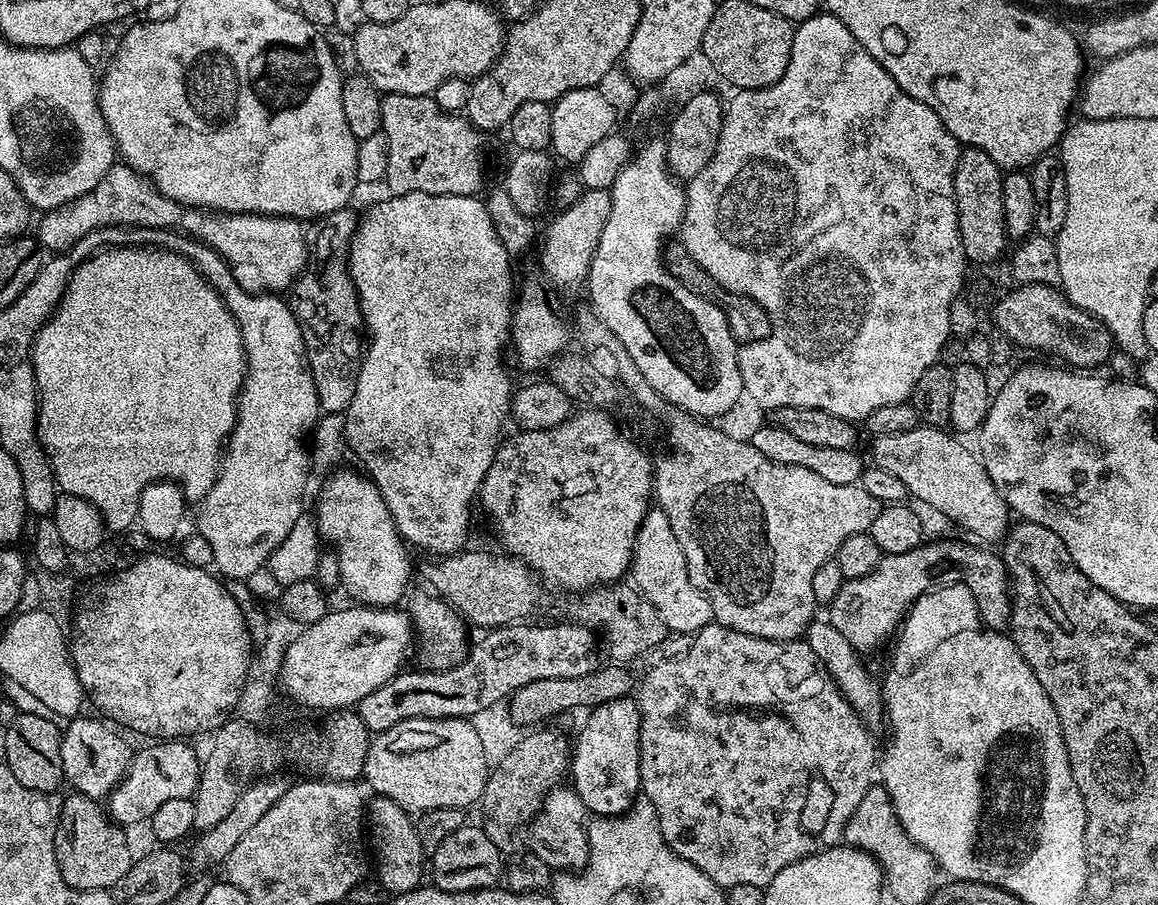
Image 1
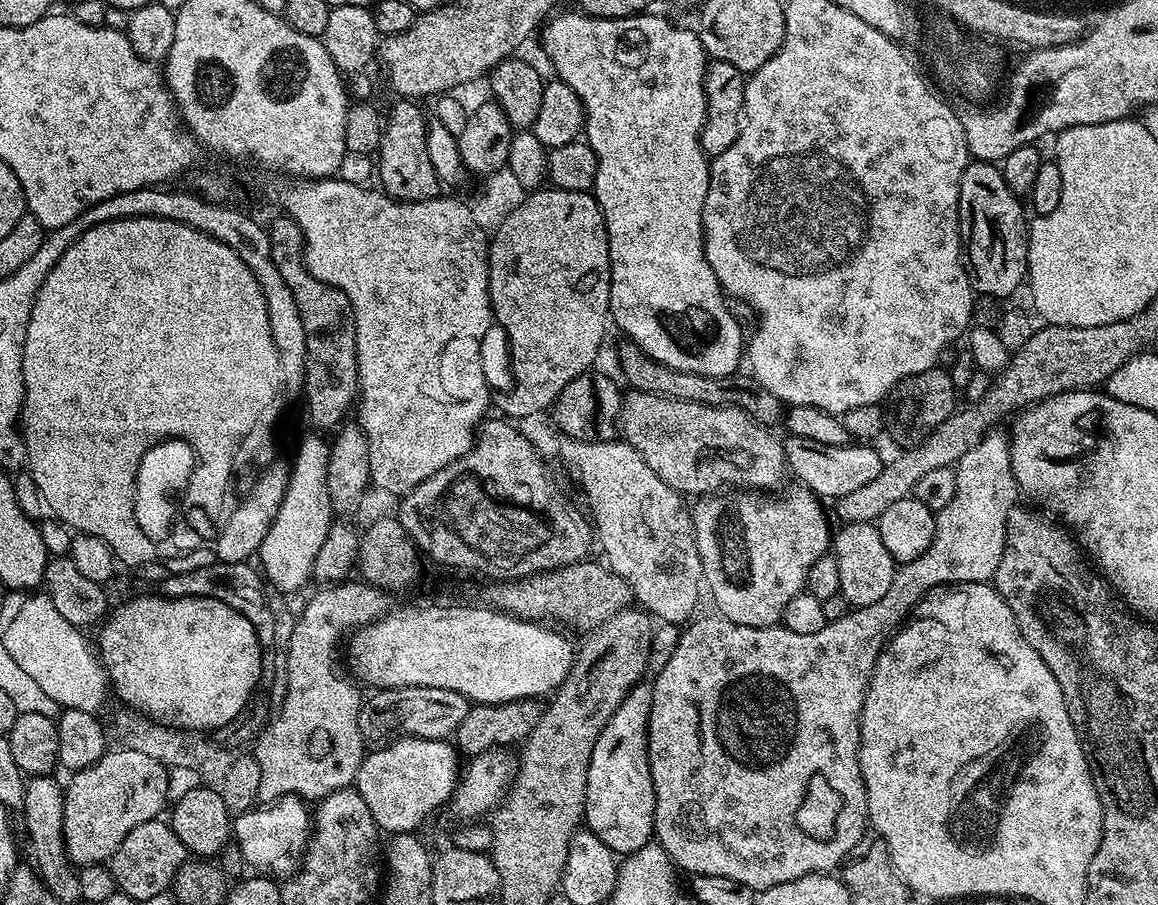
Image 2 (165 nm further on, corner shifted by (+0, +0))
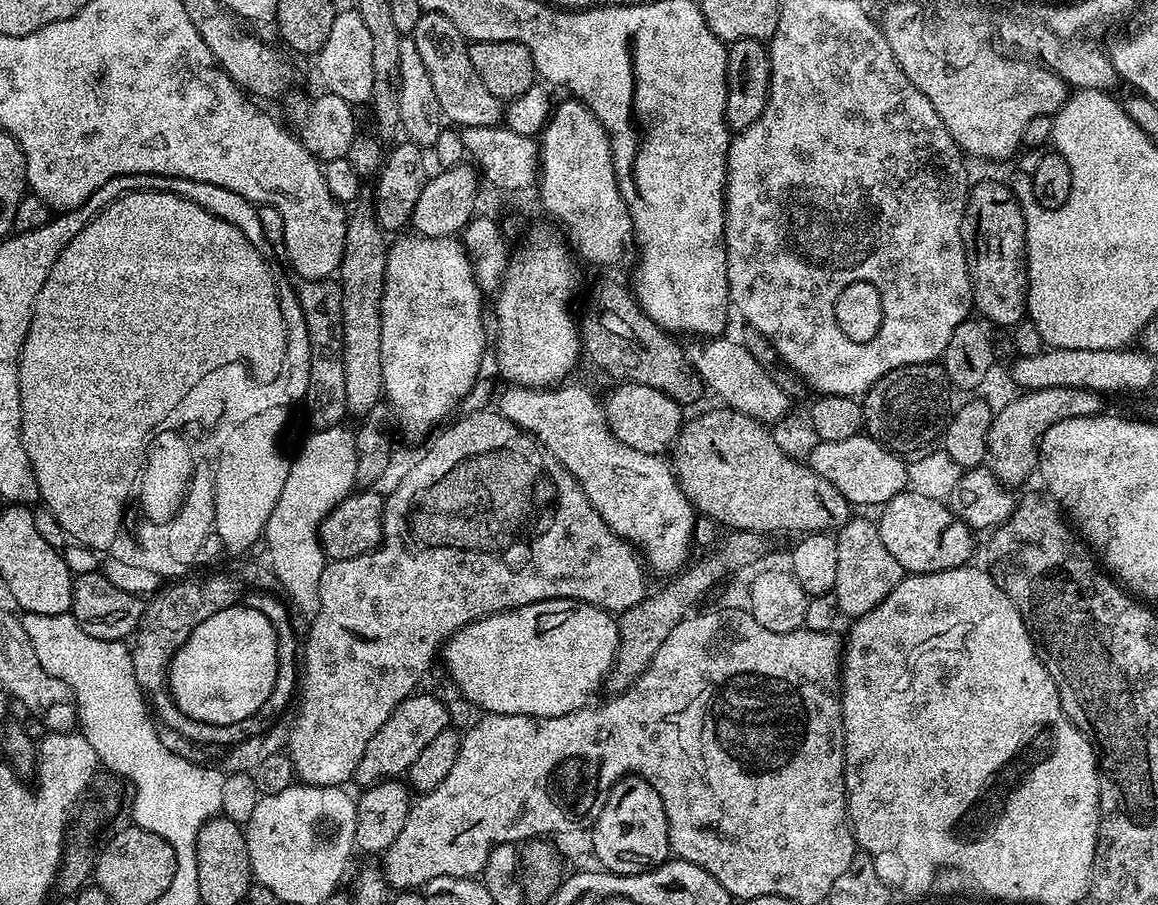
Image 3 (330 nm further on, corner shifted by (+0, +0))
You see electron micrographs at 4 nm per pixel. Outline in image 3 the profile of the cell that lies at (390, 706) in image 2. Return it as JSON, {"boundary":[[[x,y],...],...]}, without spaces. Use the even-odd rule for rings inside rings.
{"boundary":[[[420,695],[407,696],[396,707],[394,714],[390,714],[390,718],[386,718],[386,722],[382,722],[378,734],[374,734],[374,738],[370,738],[370,742],[366,742],[366,750],[362,753],[362,762],[358,762],[356,767],[355,783],[360,783],[360,786],[371,786],[373,784],[381,784],[384,780],[403,777],[411,763],[418,758],[419,751],[425,749],[426,744],[433,741],[440,731],[449,727],[450,720],[448,720],[447,706],[436,696]]]}

